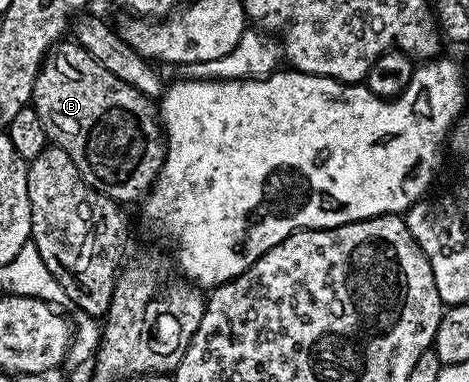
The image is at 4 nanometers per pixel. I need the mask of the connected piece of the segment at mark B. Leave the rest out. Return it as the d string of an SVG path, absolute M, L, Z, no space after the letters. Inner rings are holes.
M63 39L47 51L42 69L36 75L32 108L36 115L40 115L47 138L72 155L72 163L76 163L80 175L96 191L119 203L138 203L154 186L166 157L160 113L155 102L136 91L136 87L124 83L124 79L116 79L112 71L96 63L96 59L92 59L92 55L88 55L88 51L84 51L77 41Z

